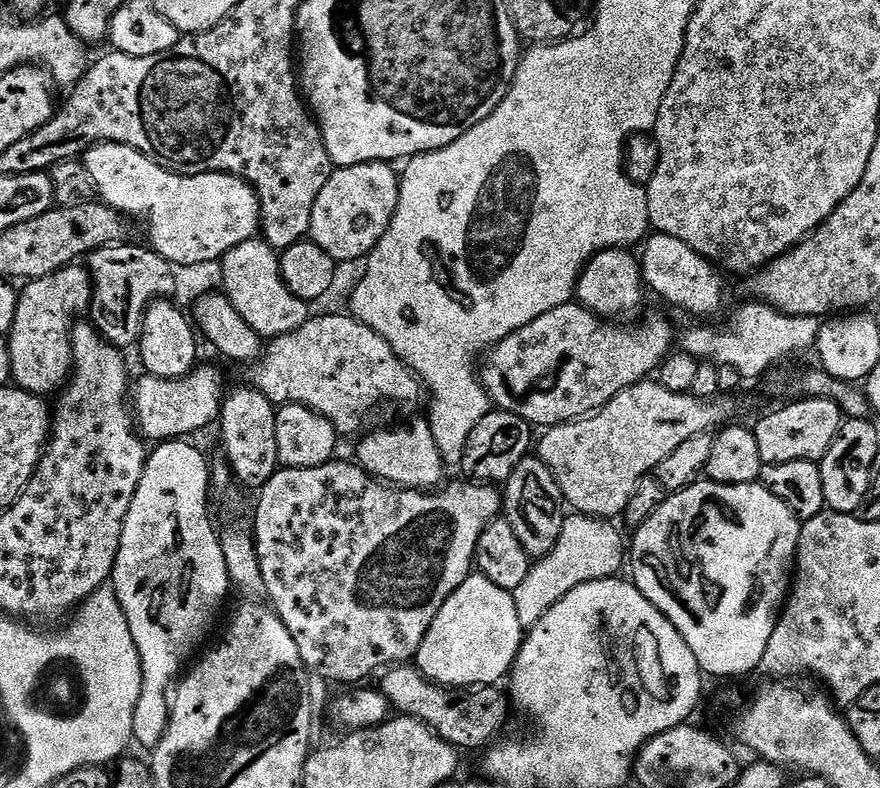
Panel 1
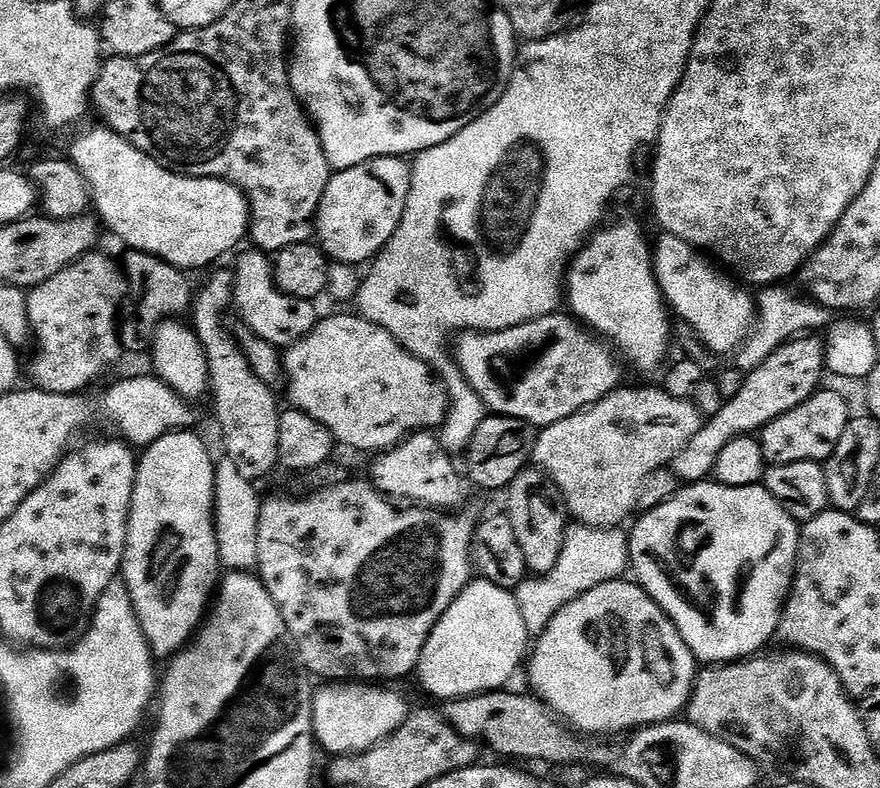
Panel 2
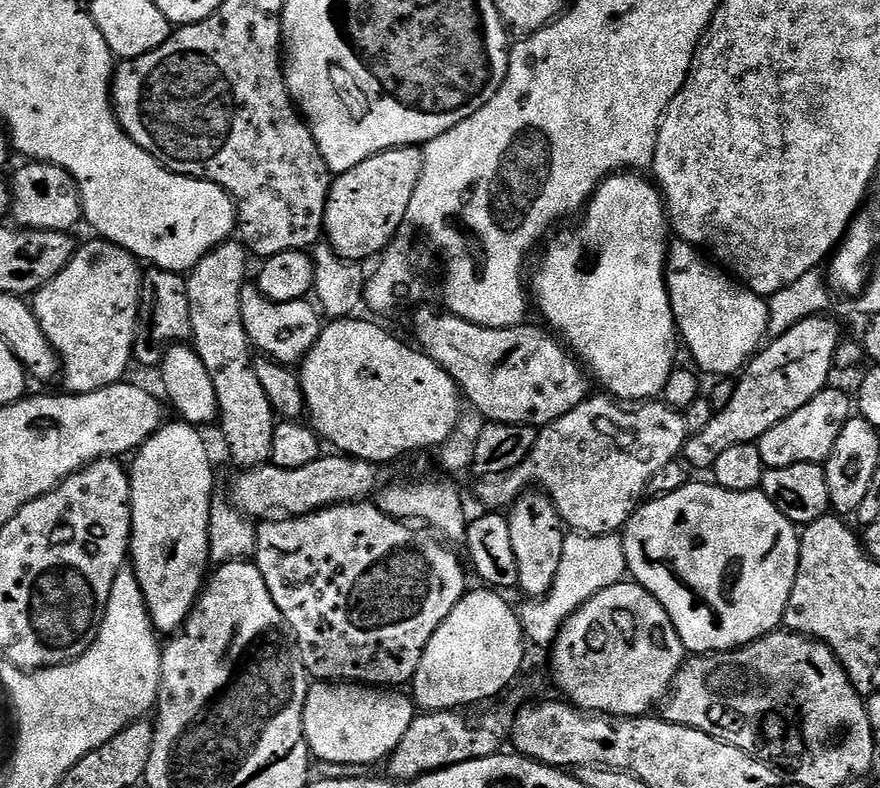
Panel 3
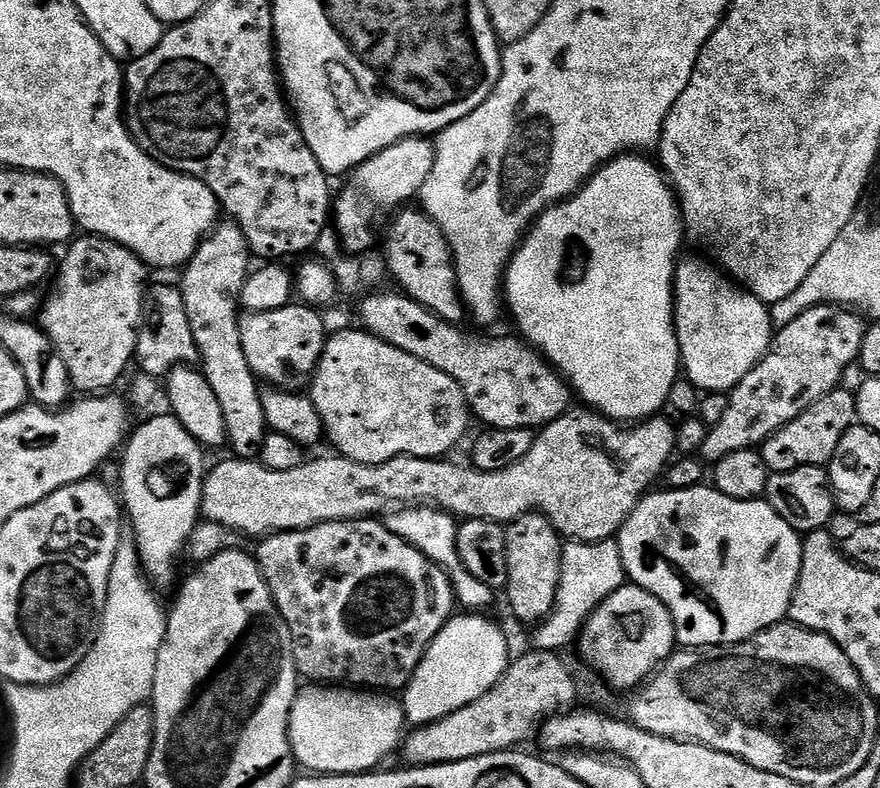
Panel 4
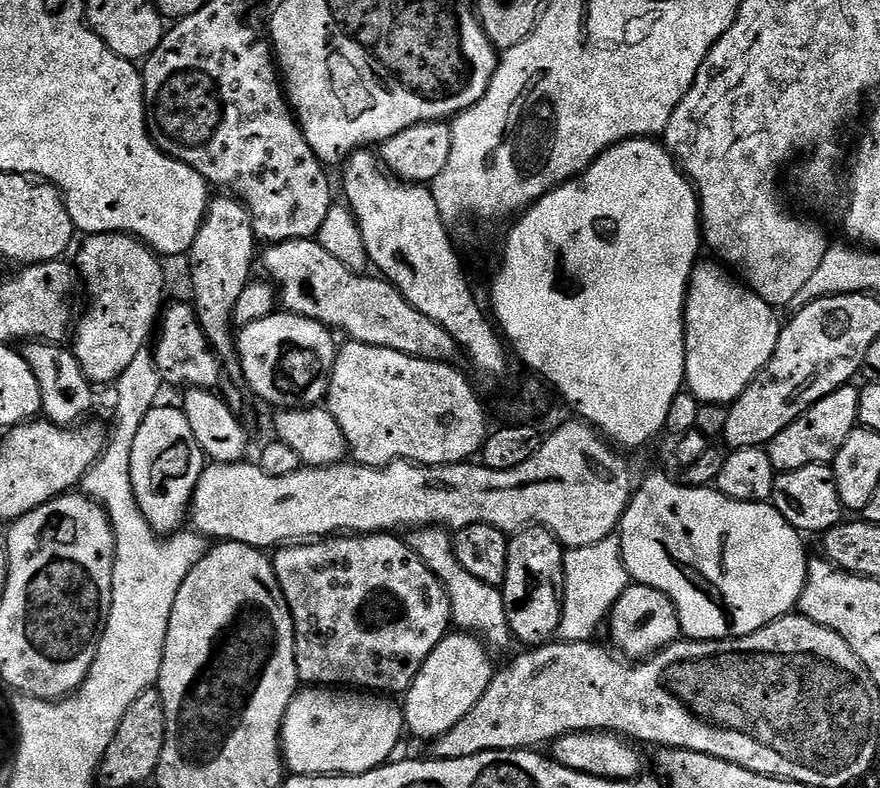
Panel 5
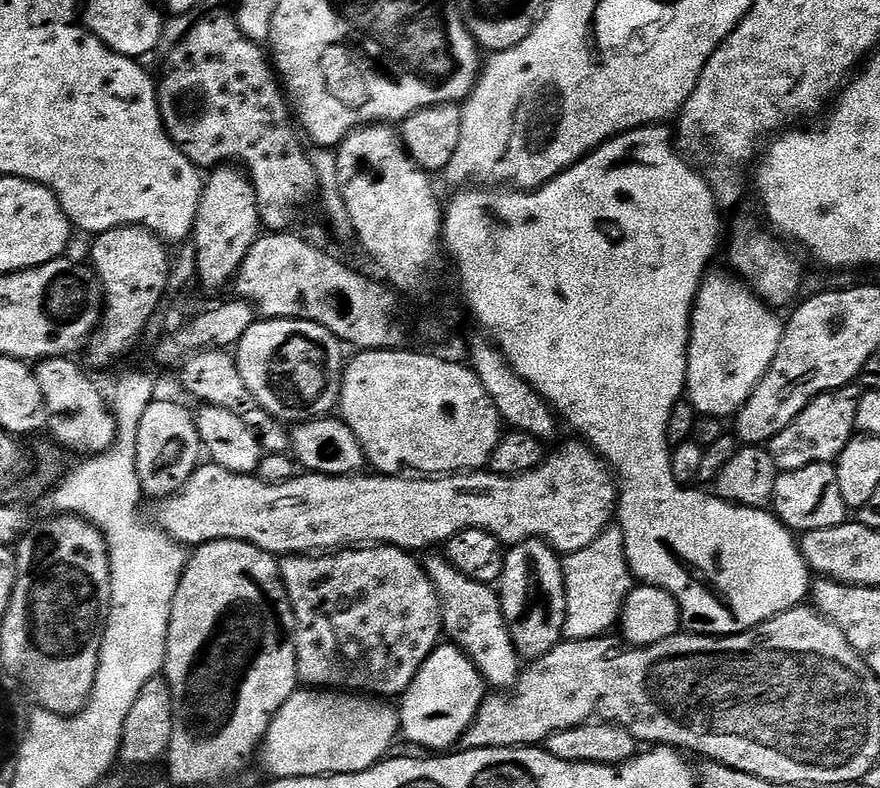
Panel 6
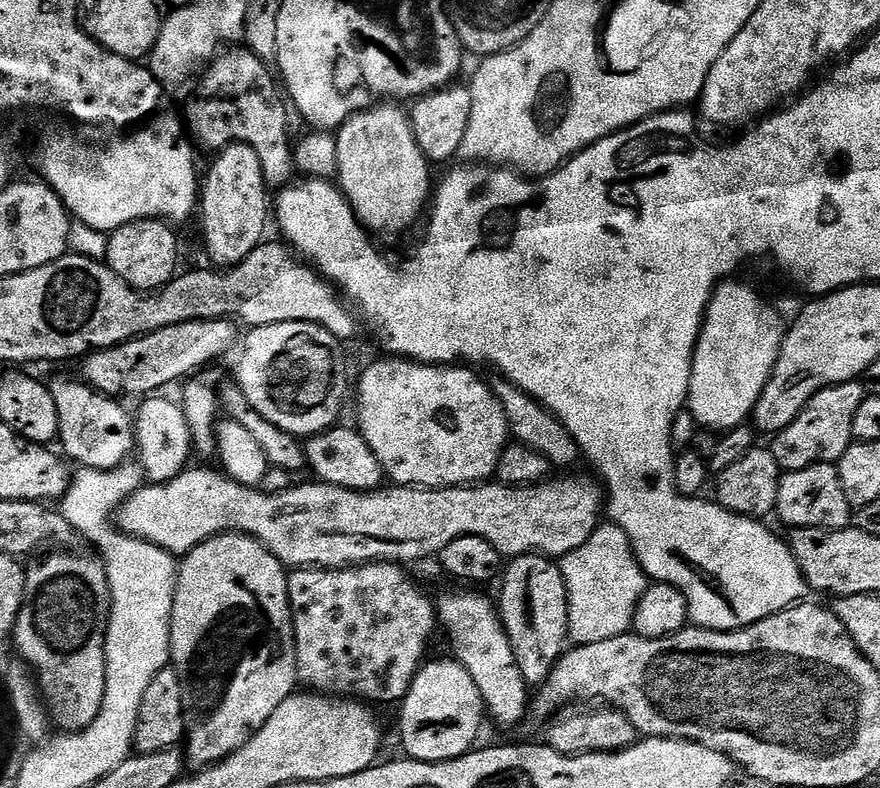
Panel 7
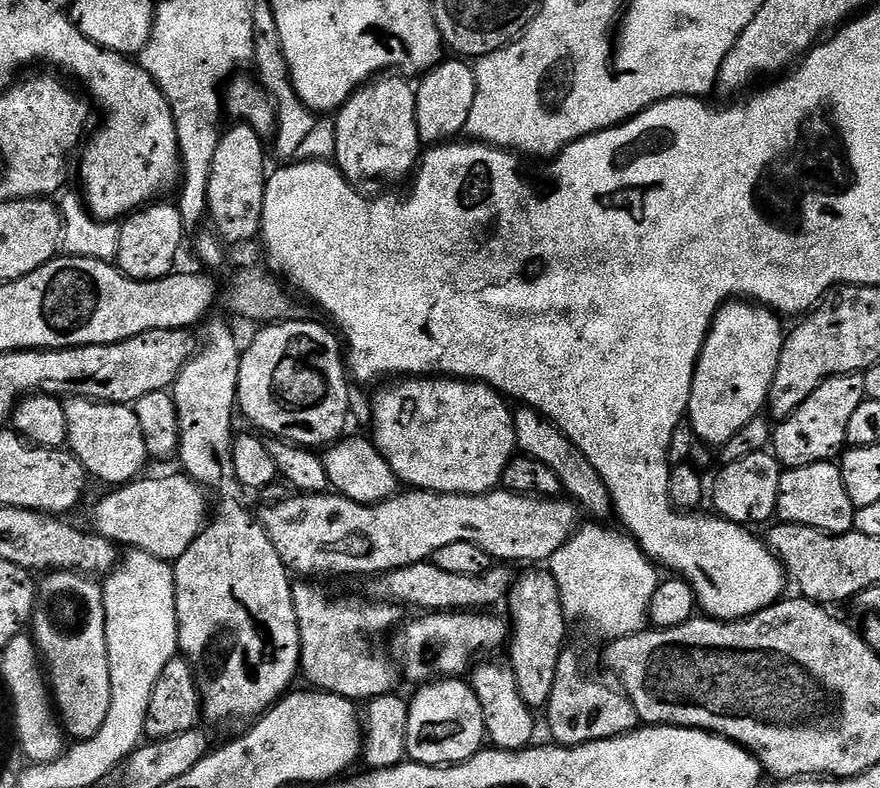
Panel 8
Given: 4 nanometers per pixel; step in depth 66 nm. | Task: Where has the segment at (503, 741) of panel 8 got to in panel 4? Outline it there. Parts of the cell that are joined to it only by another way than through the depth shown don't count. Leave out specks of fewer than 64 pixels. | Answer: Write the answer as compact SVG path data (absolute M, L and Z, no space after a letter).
M404 506L399 509L397 516L387 517L386 523L388 529L398 538L402 538L410 546L414 546L424 556L433 560L433 562L445 573L452 582L452 594L457 605L460 604L464 610L488 610L492 604L494 589L486 586L486 582L478 582L470 570L462 562L462 554L458 546L458 527L457 517L451 512L441 510L435 506Z

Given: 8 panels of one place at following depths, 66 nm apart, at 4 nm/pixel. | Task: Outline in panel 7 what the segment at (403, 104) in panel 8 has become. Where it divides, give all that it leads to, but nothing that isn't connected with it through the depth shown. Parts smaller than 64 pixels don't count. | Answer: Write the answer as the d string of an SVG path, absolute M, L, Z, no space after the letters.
M396 102L373 103L363 111L355 112L345 124L340 125L334 136L337 142L335 183L348 199L352 213L369 233L377 237L396 236L406 231L420 215L421 219L429 207L430 193L434 188L434 176L432 180L428 173L430 162L418 146L409 113L400 108L403 107Z

